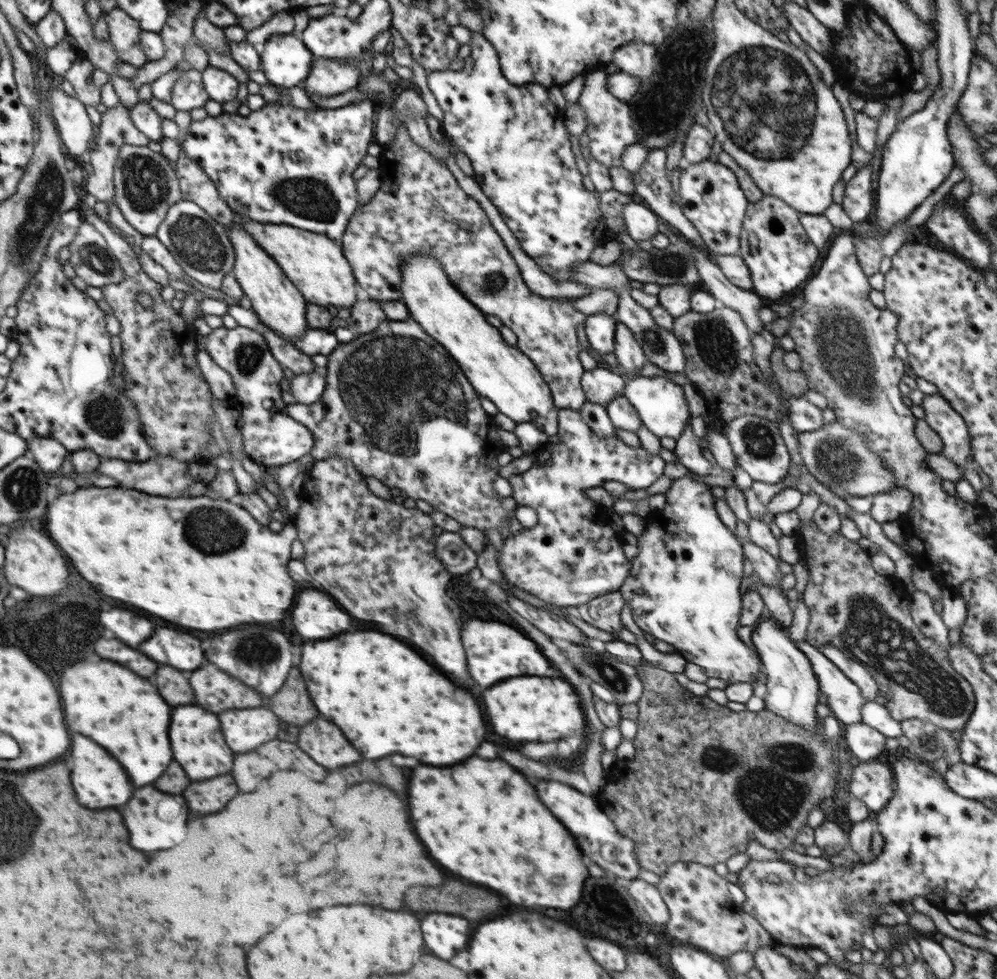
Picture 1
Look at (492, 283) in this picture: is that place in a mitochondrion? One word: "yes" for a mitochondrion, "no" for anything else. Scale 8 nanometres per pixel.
yes

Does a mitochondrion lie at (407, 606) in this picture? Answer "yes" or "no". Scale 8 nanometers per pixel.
yes

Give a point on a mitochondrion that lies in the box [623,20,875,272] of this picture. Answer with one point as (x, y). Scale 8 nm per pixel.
(757, 89)

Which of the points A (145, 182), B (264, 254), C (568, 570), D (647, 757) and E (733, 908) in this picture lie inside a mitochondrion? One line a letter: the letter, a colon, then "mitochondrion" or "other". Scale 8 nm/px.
A: mitochondrion
B: other
C: mitochondrion
D: other
E: other

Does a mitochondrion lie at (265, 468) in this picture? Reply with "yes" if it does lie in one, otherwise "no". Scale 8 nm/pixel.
no

